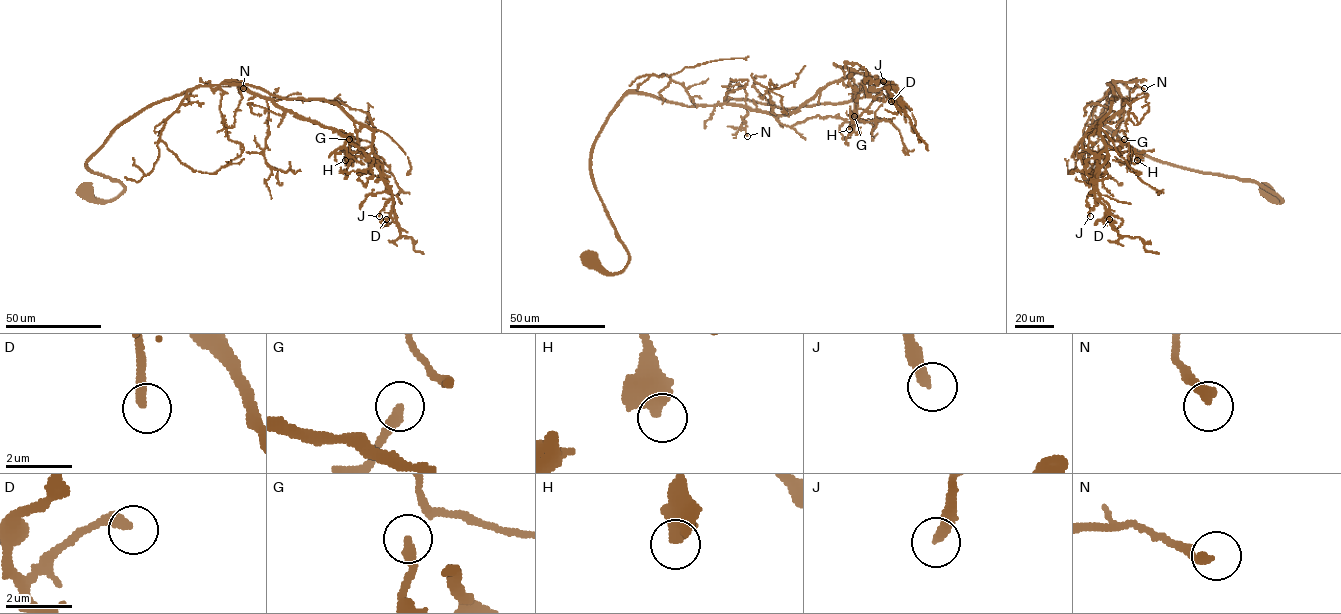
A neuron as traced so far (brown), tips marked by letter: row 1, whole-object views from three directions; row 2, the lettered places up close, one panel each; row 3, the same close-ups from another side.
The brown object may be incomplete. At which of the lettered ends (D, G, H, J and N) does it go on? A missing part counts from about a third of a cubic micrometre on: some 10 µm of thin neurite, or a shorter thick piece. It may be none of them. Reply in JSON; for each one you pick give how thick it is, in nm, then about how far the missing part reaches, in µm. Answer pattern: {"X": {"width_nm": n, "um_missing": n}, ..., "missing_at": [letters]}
{"missing_at": []}

